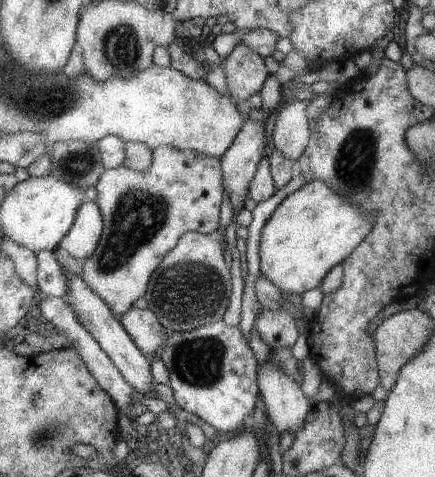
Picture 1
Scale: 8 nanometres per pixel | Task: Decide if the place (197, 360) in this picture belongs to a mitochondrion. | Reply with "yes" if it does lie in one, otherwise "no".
yes

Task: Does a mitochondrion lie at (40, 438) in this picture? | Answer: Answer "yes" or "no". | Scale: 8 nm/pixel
yes

